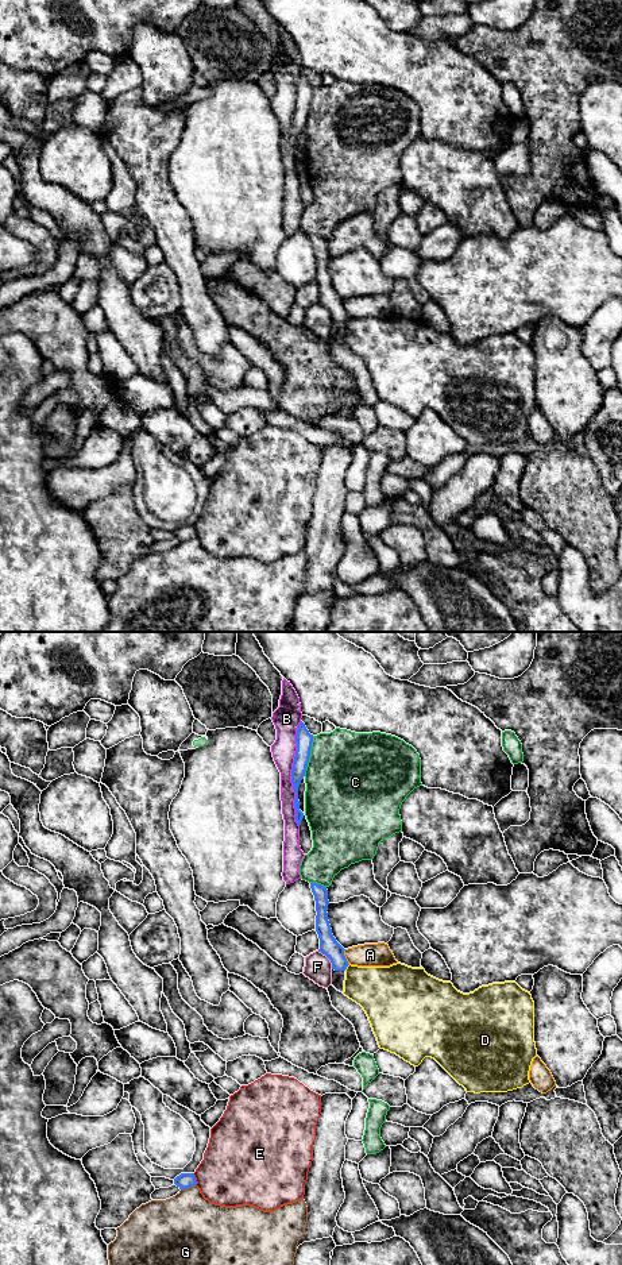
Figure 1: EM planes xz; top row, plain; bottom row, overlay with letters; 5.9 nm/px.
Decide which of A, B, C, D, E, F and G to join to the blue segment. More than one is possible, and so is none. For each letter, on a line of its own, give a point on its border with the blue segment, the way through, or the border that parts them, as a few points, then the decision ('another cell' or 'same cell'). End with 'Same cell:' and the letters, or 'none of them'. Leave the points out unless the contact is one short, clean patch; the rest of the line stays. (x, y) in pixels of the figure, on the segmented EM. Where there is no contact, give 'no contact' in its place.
A: xz (344, 957) | along xz (344, 949), (344, 957), (348, 964) | another cell
B: xz (292, 774) | another cell
C: xz (309, 756) | another cell
D: xz (347, 965) | along xz (350, 964), (344, 970) | another cell
E: xz (194, 1179) | another cell
F: xz (328, 957) | along xz (317, 951), (329, 960), (332, 968) | another cell
G: xz (188, 1187) | another cell
Same cell: none of them

